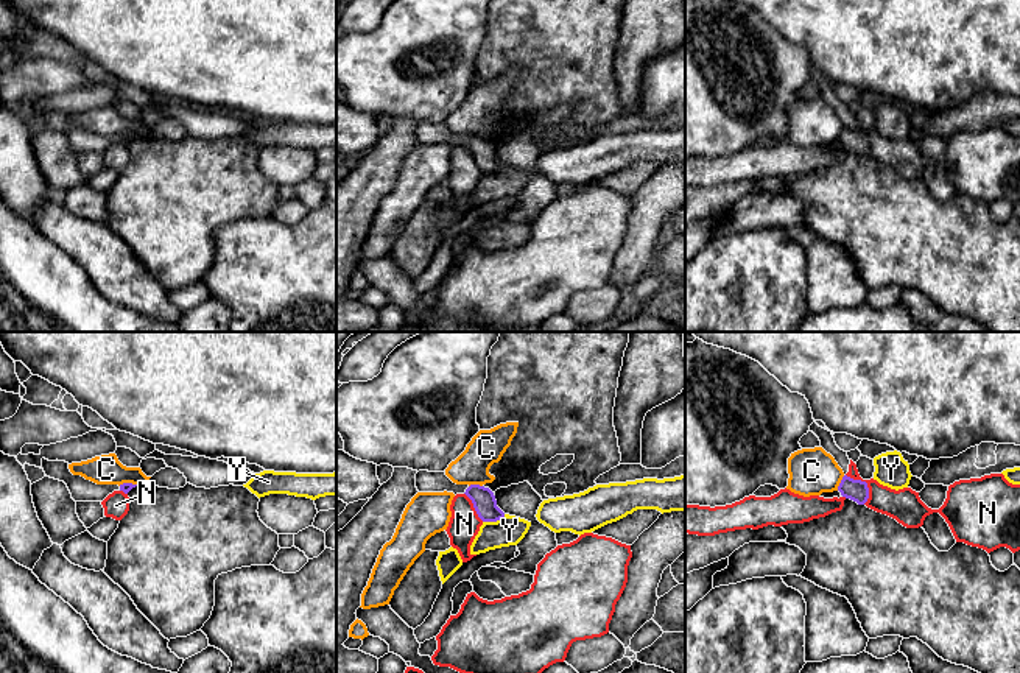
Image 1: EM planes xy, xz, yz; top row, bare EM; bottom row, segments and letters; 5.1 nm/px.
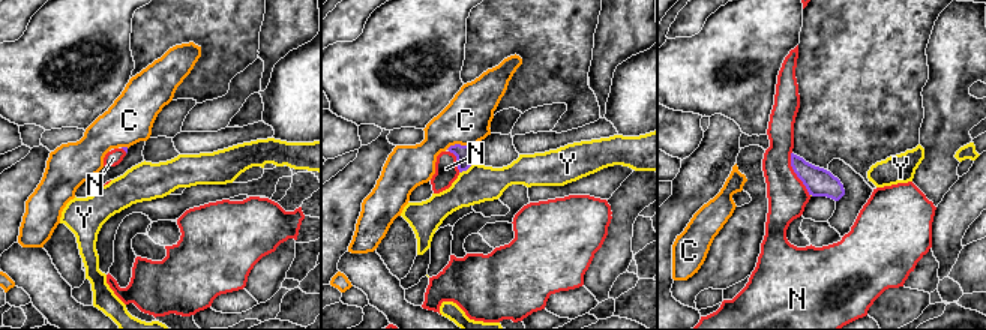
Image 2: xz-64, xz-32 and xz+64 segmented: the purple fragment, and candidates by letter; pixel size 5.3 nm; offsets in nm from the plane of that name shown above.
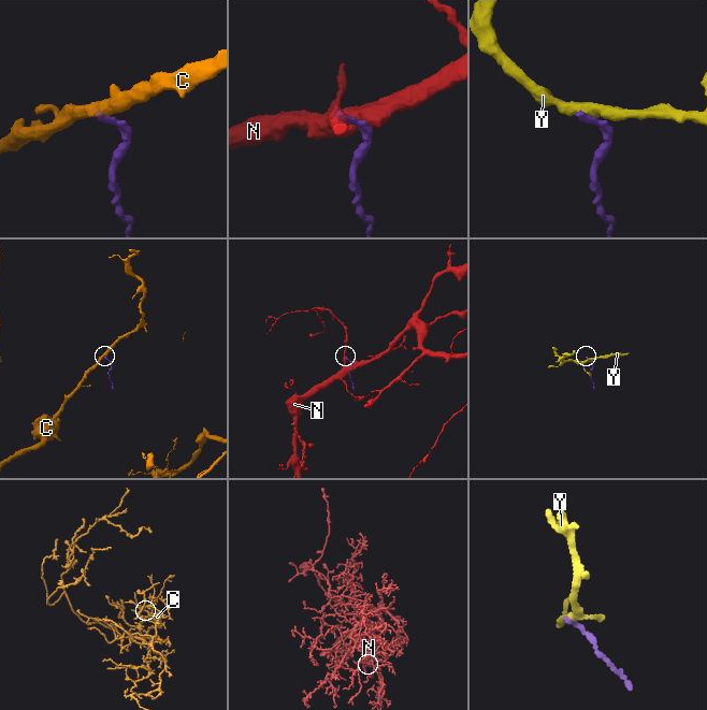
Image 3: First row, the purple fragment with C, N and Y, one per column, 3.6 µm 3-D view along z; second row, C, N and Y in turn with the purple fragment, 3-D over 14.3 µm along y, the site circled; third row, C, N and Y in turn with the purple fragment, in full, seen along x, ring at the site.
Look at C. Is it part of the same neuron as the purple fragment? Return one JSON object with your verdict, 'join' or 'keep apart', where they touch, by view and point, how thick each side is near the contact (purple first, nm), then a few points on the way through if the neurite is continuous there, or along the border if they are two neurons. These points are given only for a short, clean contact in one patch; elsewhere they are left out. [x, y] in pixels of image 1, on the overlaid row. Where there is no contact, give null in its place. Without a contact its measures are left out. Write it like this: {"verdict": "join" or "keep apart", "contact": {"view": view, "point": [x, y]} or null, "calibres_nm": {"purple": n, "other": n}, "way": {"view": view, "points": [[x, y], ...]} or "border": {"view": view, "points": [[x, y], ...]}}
{"verdict": "keep apart", "contact": {"view": "yz", "point": [840, 483]}, "calibres_nm": {"purple": 110, "other": 240}, "border": {"view": "yz", "points": [[844, 475], [837, 489]]}}

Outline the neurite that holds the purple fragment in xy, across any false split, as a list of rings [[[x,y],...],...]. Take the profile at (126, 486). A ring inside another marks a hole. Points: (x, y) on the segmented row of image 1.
[[[42,458],[42,469],[47,477],[64,481],[72,494],[75,502],[103,502],[114,491],[123,491],[128,494],[137,484],[123,483],[123,484],[97,484],[90,480],[86,480],[81,475],[73,475],[65,461],[48,461]]]

